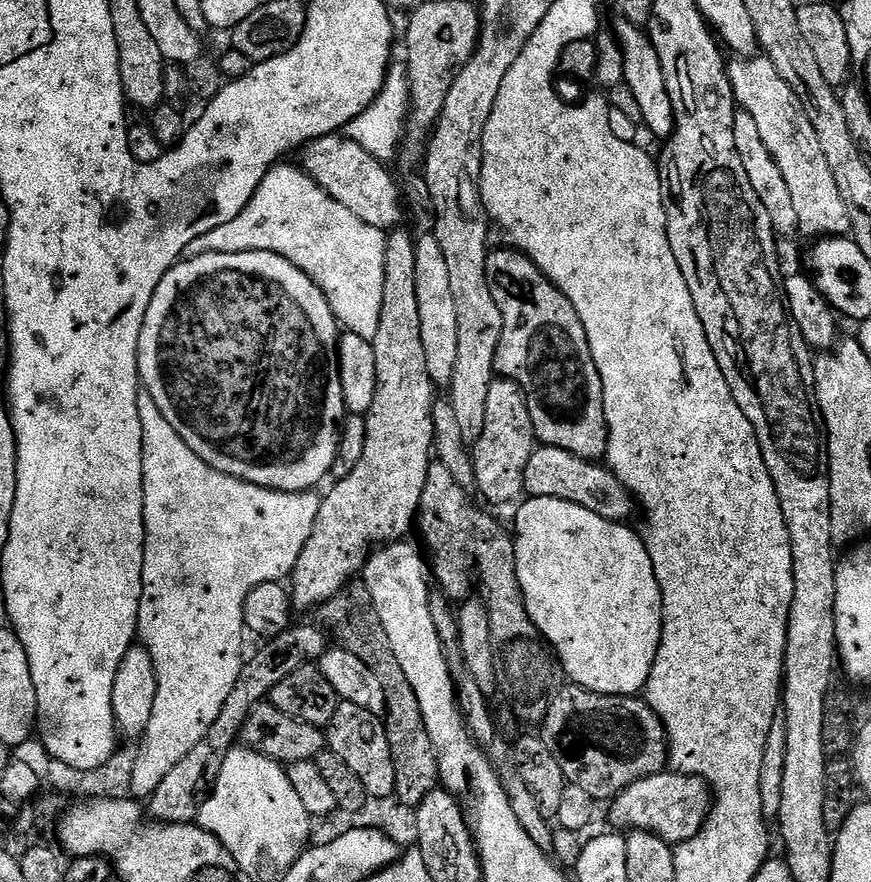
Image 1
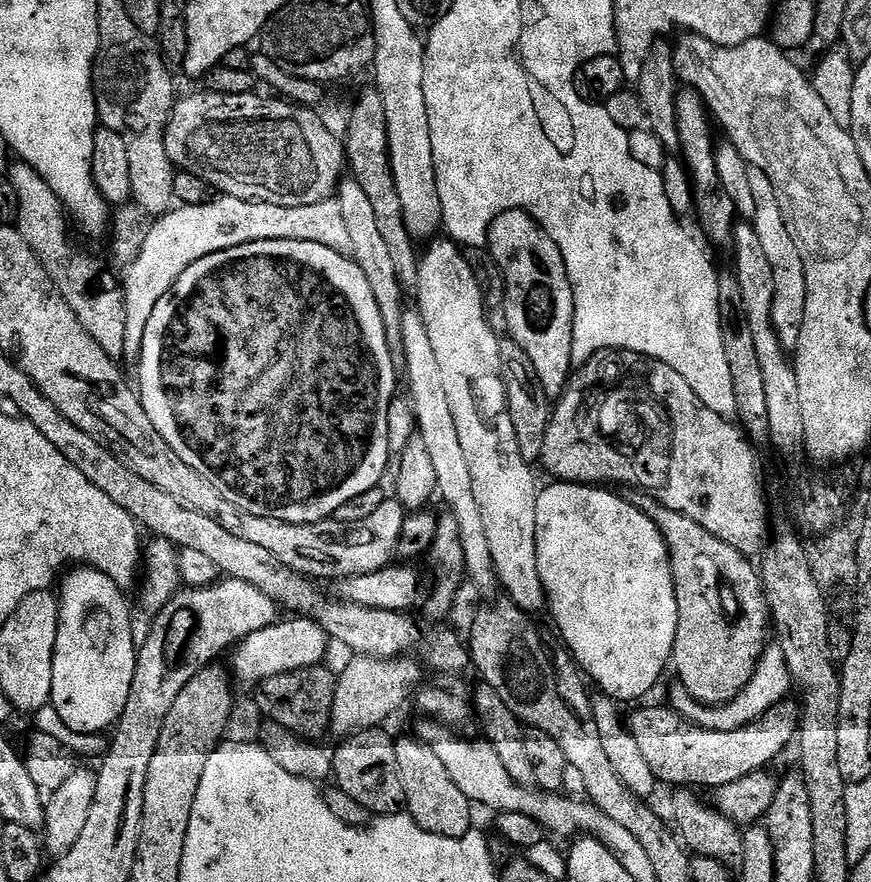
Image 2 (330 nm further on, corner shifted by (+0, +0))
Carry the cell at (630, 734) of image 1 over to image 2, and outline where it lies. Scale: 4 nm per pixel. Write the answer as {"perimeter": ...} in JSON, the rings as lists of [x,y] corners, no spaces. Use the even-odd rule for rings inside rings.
{"perimeter":[[[795,703],[775,704],[766,714],[759,716],[754,724],[747,724],[738,730],[710,730],[680,715],[671,707],[640,708],[630,718],[630,731],[642,750],[643,757],[650,764],[650,770],[657,781],[664,784],[680,784],[676,786],[693,786],[695,789],[709,788],[715,790],[730,782],[738,782],[738,778],[746,778],[751,772],[762,772],[769,767],[771,760],[776,760],[788,748],[788,743],[795,741],[800,726],[800,709]]]}

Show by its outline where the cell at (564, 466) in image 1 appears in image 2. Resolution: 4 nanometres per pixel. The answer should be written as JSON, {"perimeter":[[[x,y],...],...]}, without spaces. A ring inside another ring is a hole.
{"perimeter":[[[641,490],[632,493],[632,504],[638,506],[642,514],[650,517],[654,526],[658,526],[668,547],[678,602],[678,630],[670,664],[673,669],[676,667],[676,672],[680,675],[679,687],[686,689],[700,704],[729,704],[750,682],[760,655],[770,640],[770,613],[757,565],[744,553],[734,550],[734,546],[726,546],[726,542],[722,542],[720,535],[713,529],[698,526],[694,518],[686,518],[686,514],[670,510],[655,495]]]}

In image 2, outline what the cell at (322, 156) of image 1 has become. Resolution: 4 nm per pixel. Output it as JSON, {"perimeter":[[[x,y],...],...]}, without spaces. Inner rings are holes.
{"perimeter":[[[199,90],[193,96],[188,96],[185,100],[177,99],[172,106],[172,115],[168,118],[168,125],[164,128],[164,142],[166,154],[170,158],[173,168],[181,172],[198,174],[202,182],[206,182],[217,193],[225,196],[233,196],[239,200],[255,200],[257,204],[273,204],[274,206],[310,206],[311,204],[321,204],[323,200],[332,200],[337,191],[337,185],[346,172],[346,161],[344,158],[344,146],[339,135],[336,136],[319,120],[317,114],[311,108],[299,107],[283,98],[271,98],[267,100],[264,96],[256,96],[252,92],[246,94],[214,94],[207,90]]]}

